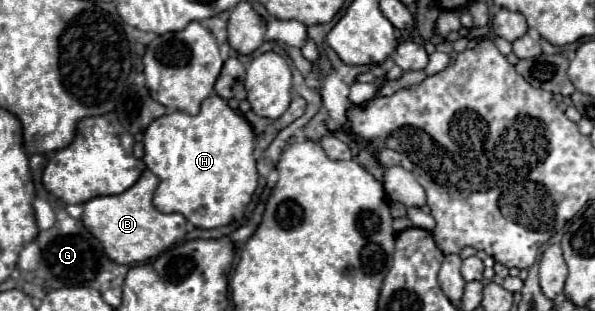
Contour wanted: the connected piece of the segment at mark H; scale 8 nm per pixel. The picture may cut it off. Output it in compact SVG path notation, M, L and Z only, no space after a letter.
M214 95L202 103L198 115L168 113L158 117L144 133L144 163L160 179L154 193L154 207L162 213L180 213L194 227L216 229L230 223L242 223L246 205L258 187L258 171L254 161L254 131L250 123Z

